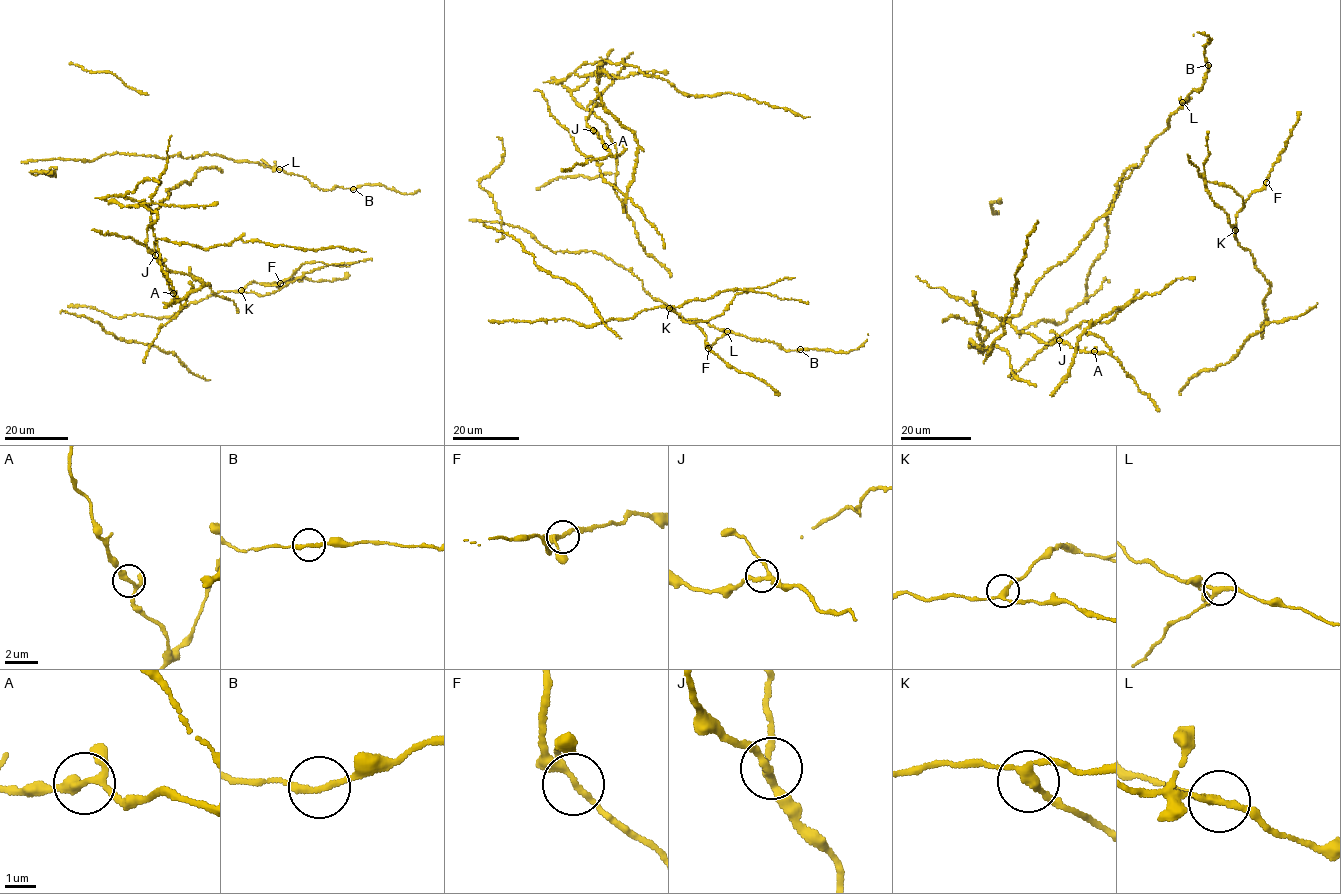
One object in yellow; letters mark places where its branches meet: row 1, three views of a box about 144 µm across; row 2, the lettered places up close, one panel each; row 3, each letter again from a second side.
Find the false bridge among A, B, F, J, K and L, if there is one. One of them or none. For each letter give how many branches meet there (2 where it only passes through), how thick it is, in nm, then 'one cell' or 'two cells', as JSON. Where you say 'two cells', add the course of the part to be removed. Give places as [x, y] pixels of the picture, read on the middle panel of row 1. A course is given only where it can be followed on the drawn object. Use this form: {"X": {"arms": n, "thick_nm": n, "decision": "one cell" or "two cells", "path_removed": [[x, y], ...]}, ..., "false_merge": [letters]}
{"A": {"arms": 3, "thick_nm": 240, "decision": "one cell"}, "B": {"arms": 2, "thick_nm": 220, "decision": "one cell"}, "F": {"arms": 2, "thick_nm": 220, "decision": "one cell"}, "J": {"arms": 3, "thick_nm": 220, "decision": "one cell"}, "K": {"arms": 3, "thick_nm": 240, "decision": "one cell"}, "L": {"arms": 3, "thick_nm": 200, "decision": "two cells", "path_removed": [[727, 331], [710, 347]]}, "false_merge": ["L"]}

